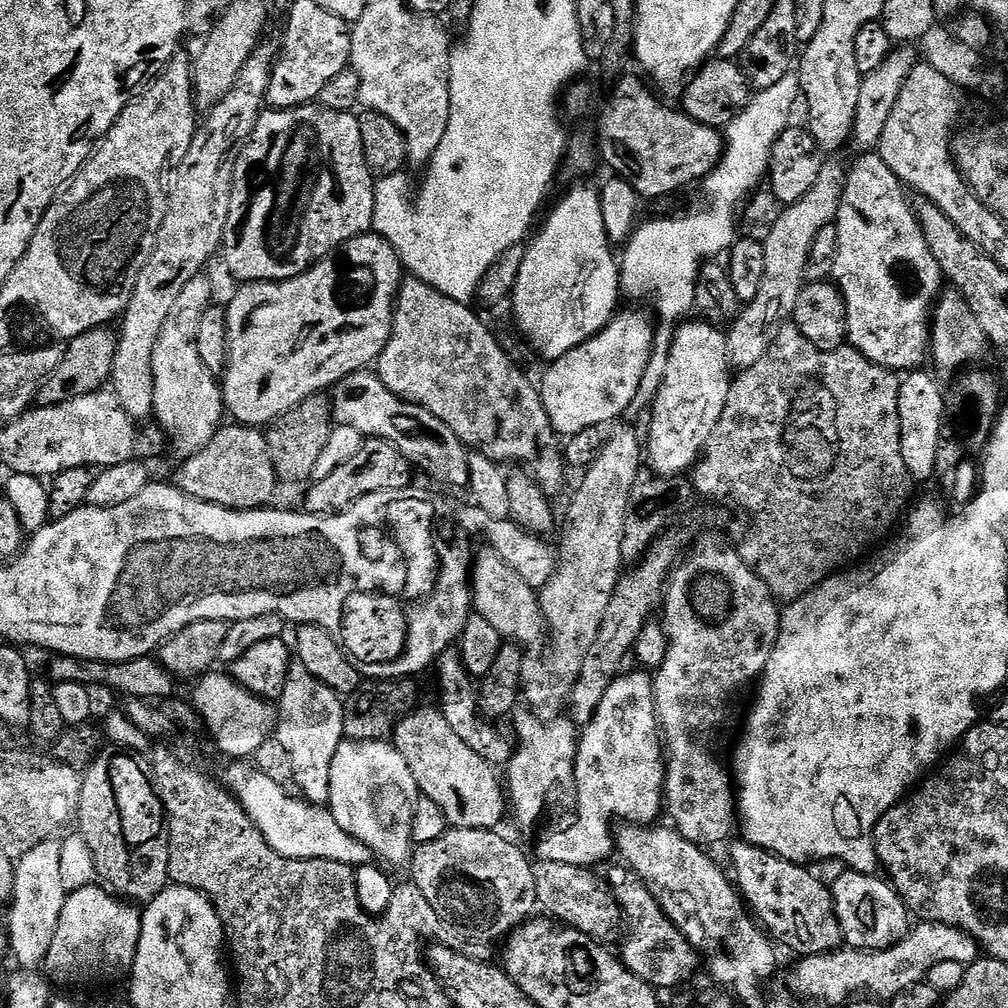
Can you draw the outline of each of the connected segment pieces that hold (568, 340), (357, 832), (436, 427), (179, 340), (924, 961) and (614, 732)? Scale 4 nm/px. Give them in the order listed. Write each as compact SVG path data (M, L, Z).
M595 187L574 189L549 214L540 237L532 245L527 245L510 305L516 311L516 322L524 331L525 338L532 343L532 348L538 355L545 356L545 361L557 360L562 354L582 346L587 340L597 336L617 315L616 303L622 297L622 285L618 260L617 257L612 257L612 251L613 245L602 222L600 193Z
M344 738L337 747L337 752L330 762L329 800L330 811L334 822L346 830L360 844L365 844L369 853L388 864L400 868L409 863L414 855L412 824L418 817L418 805L422 793L418 782L414 782L414 774L410 774L410 766L406 766L406 758L397 750L395 743L376 741L358 741Z
M361 370L350 374L345 380L331 389L332 418L337 425L352 426L365 438L385 440L388 436L424 436L424 440L440 440L440 444L448 444L444 448L444 456L452 456L452 476L460 476L460 448L465 445L442 422L442 418L434 418L430 410L417 404L403 400L394 394L372 370Z
M207 275L195 276L186 282L186 290L178 294L170 318L162 326L162 334L154 350L154 420L168 431L172 448L187 458L198 454L214 438L225 419L224 394L217 377L202 362L198 352L198 328L202 314L213 303L212 284Z
M920 922L907 936L890 948L879 950L837 950L818 956L805 956L799 962L792 980L808 1000L821 1000L824 1004L847 1005L853 998L867 994L881 1002L891 1001L910 986L921 983L936 964L958 962L965 966L981 955L982 949L967 932L953 924Z
M635 670L627 676L627 674L621 674L617 676L614 683L610 686L610 690L606 690L606 694L602 698L602 702L598 706L598 710L593 716L593 720L589 722L588 726L583 729L582 735L579 737L579 748L577 750L576 760L576 792L574 795L575 802L580 805L576 808L576 817L565 826L564 829L552 828L544 837L540 840L540 854L538 854L540 860L549 860L550 862L566 862L570 866L582 866L587 868L589 866L597 866L608 855L614 852L614 832L608 823L612 819L616 822L628 821L631 824L641 824L652 826L660 820L660 812L662 816L662 809L666 804L666 795L664 790L664 781L666 777L666 764L662 757L665 755L666 749L664 747L664 741L662 739L662 733L660 731L660 718L656 715L656 689L654 687L654 680L647 671Z

